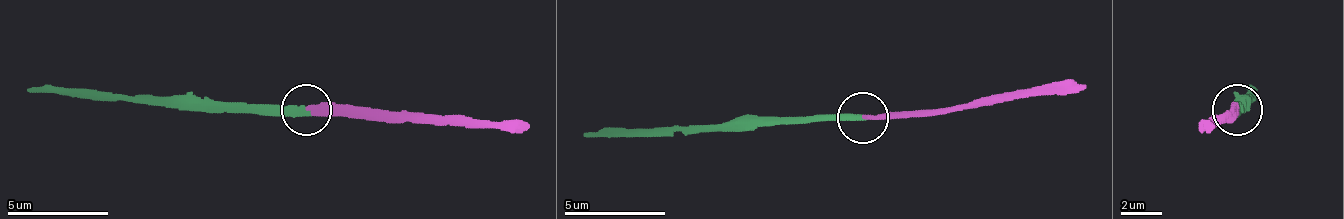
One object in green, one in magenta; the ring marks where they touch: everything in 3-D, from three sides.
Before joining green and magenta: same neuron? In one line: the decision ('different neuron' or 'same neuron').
same neuron

